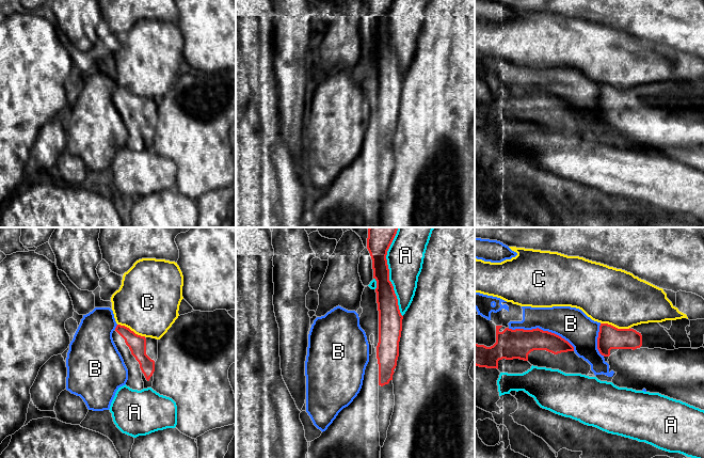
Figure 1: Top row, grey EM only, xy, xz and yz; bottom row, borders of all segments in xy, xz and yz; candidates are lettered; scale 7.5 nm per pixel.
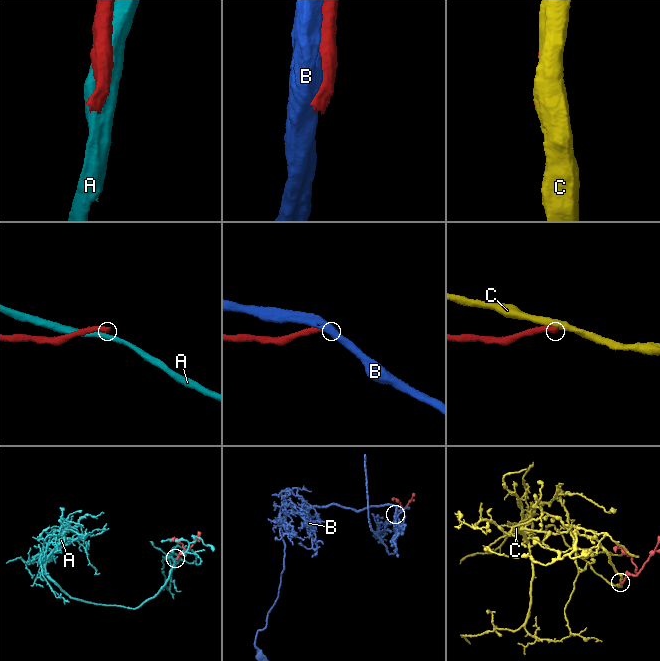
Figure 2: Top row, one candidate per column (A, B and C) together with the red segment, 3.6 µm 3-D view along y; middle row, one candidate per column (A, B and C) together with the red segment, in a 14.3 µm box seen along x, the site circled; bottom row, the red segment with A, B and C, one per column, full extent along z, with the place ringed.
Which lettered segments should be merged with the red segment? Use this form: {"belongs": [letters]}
{"belongs": []}

